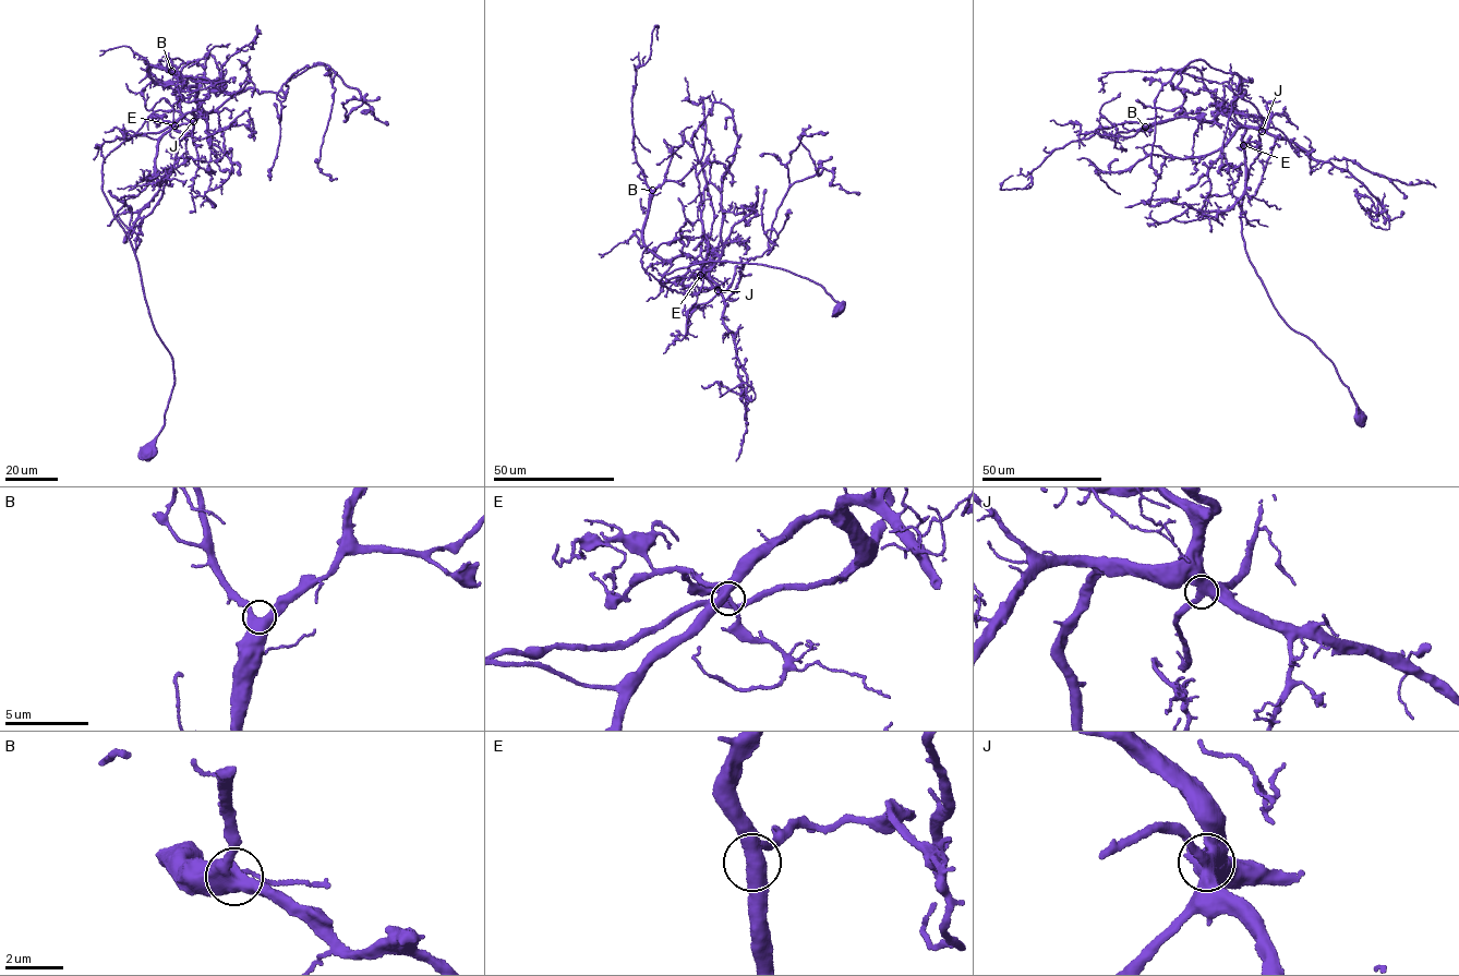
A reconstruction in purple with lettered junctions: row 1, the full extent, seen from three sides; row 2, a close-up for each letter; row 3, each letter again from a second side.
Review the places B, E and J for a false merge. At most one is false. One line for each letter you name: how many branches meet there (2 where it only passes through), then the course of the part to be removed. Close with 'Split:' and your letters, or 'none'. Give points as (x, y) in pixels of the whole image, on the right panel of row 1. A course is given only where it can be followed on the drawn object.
Split: none

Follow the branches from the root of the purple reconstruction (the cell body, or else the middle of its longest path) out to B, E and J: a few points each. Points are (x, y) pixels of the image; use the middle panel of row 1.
B: (837, 306), (819, 285), (757, 263), (691, 264), (662, 286), (719, 290), (691, 256), (647, 249), (652, 190)
E: (837, 306), (819, 285), (757, 263), (691, 264), (659, 282), (696, 294), (700, 275)
J: (837, 306), (819, 285), (757, 263), (691, 264), (659, 281), (694, 294), (718, 290)

